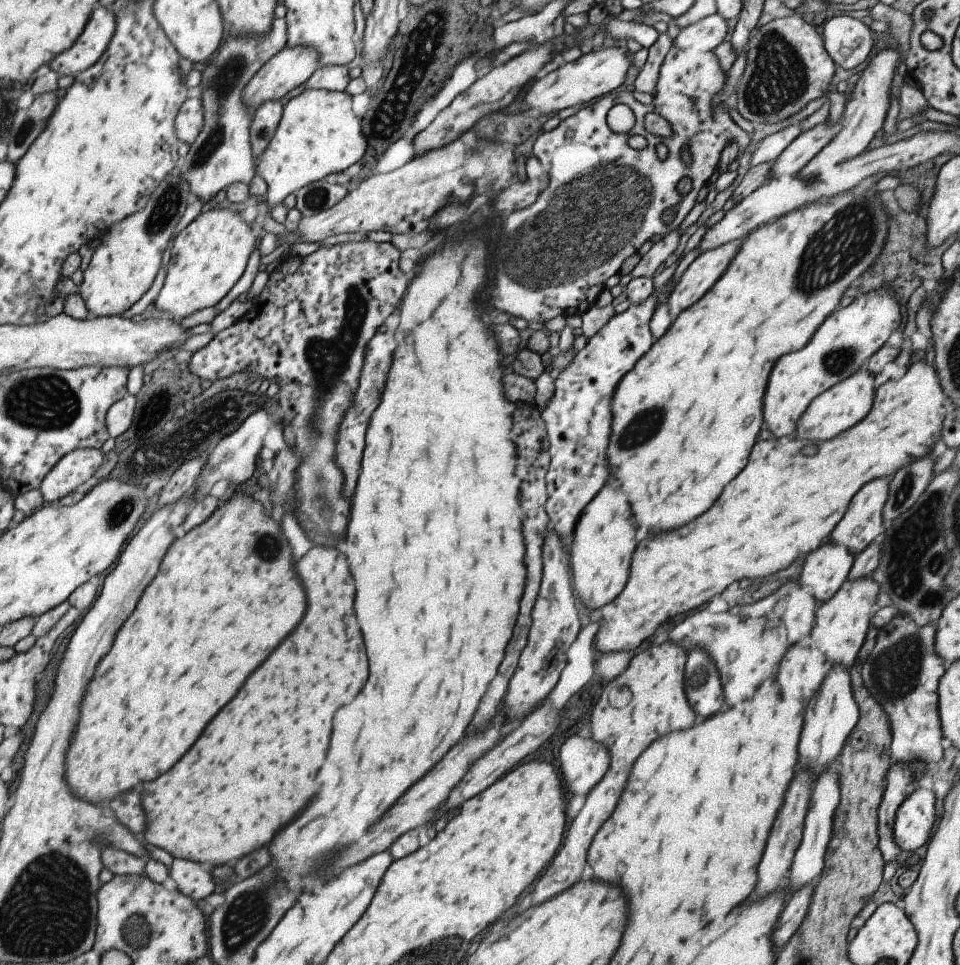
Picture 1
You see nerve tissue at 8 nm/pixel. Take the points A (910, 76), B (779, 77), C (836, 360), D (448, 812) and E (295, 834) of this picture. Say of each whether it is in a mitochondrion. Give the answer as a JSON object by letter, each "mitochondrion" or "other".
{"A":"other","B":"mitochondrion","C":"mitochondrion","D":"other","E":"other"}

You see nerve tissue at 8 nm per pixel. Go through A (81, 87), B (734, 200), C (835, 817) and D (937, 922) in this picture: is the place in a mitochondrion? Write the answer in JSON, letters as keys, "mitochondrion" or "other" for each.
{"A":"other","B":"other","C":"other","D":"other"}

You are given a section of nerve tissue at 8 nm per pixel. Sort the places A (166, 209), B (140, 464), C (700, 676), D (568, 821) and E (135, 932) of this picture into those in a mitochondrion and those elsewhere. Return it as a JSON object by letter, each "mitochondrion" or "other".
{"A":"mitochondrion","B":"mitochondrion","C":"mitochondrion","D":"other","E":"mitochondrion"}

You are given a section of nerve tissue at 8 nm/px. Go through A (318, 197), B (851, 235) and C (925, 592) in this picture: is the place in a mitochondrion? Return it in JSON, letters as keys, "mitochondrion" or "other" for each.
{"A":"mitochondrion","B":"mitochondrion","C":"mitochondrion"}

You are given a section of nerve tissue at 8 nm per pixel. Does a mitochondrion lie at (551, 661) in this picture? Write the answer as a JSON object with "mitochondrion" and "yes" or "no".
{"mitochondrion":"no"}

